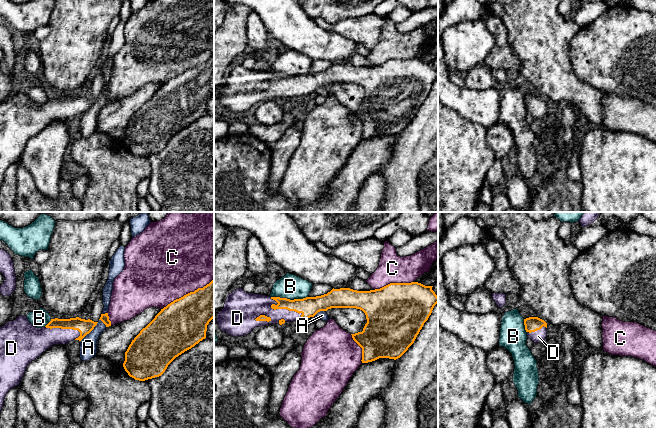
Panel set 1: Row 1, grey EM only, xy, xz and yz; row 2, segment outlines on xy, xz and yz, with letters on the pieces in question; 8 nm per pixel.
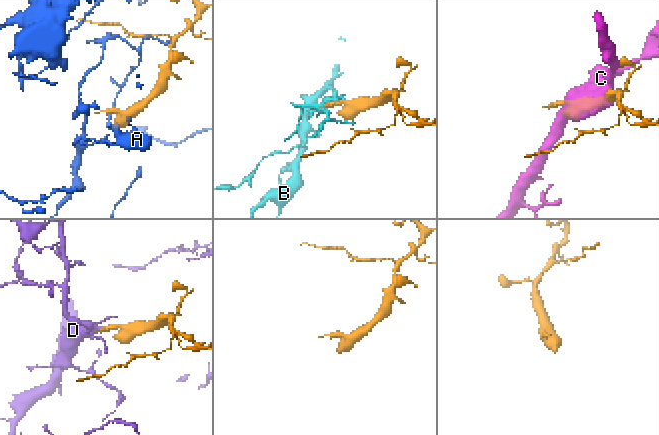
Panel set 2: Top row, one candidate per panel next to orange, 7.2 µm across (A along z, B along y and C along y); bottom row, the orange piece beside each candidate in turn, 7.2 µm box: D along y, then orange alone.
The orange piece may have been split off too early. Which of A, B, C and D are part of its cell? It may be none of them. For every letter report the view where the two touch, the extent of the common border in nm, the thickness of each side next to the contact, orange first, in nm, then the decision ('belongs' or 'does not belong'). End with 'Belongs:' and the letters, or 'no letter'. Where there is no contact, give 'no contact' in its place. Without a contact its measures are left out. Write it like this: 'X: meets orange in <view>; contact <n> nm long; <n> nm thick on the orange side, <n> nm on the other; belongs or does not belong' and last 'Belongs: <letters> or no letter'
A: meets orange in xy; contact 220 nm long; 110 nm thick on the orange side, 140 nm on the other; does not belong
B: meets orange in xz; contact 300 nm long; 160 nm thick on the orange side, 200 nm on the other; does not belong
C: meets orange in xy; contact 500 nm long; 380 nm thick on the orange side, 500 nm on the other; does not belong
D: meets orange in xz; contact 320 nm long; 160 nm thick on the orange side, 220 nm on the other; belongs
Belongs: D

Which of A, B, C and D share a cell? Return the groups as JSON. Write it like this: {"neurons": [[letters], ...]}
{"neurons": [["A"], ["B"], ["C"], ["D"]]}

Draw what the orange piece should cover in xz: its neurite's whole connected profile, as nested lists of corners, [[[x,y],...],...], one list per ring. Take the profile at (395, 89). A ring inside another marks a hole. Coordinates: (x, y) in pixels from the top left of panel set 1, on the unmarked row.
[[[418,58],[390,59],[380,65],[357,67],[350,64],[332,65],[327,70],[290,76],[287,74],[270,73],[261,70],[247,69],[242,64],[234,66],[228,71],[224,84],[217,90],[219,104],[233,113],[248,111],[255,103],[268,100],[284,100],[314,93],[320,87],[331,84],[356,84],[362,86],[367,95],[363,107],[351,110],[353,116],[362,124],[362,139],[375,137],[379,134],[398,135],[414,119],[424,99],[428,96],[434,82],[438,79],[438,72],[432,66],[433,62],[425,62]]]

